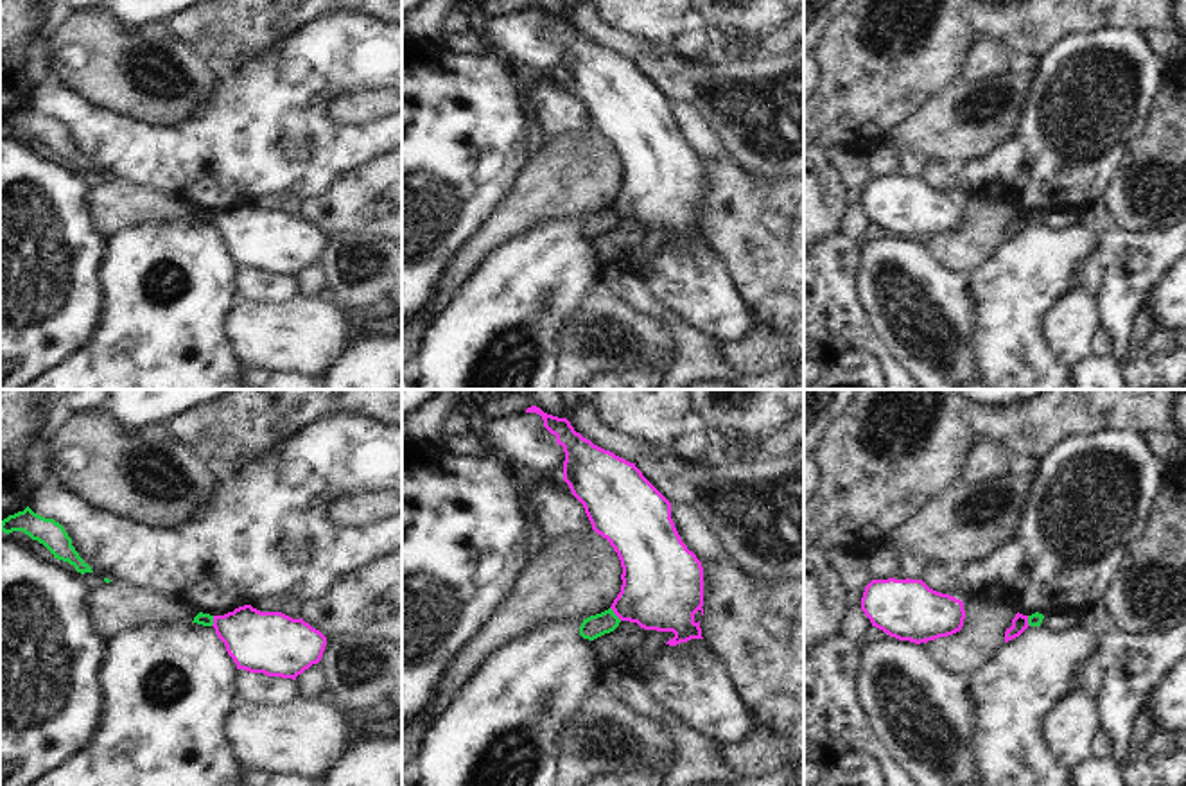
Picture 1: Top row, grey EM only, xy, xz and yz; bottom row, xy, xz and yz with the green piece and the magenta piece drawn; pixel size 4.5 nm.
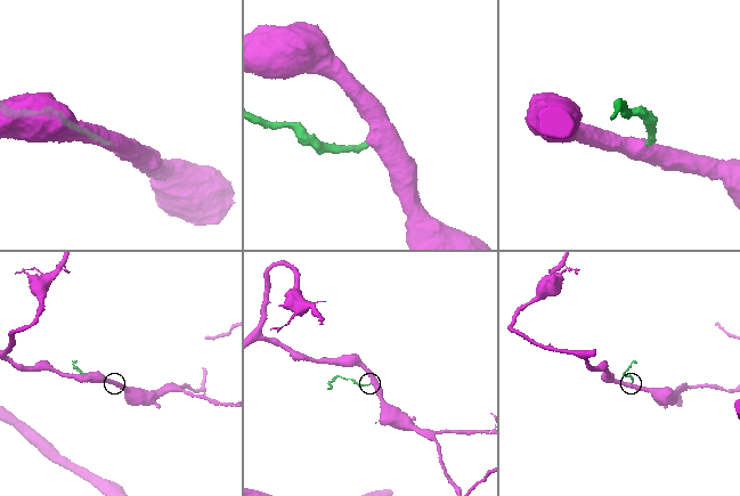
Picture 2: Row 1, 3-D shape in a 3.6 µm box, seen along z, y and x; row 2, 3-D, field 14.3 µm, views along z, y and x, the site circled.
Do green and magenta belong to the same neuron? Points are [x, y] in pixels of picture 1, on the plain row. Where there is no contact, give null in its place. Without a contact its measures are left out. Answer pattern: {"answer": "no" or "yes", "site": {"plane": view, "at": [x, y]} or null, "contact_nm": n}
{"answer": "no", "site": {"plane": "xz", "at": [614, 212]}, "contact_nm": 80}

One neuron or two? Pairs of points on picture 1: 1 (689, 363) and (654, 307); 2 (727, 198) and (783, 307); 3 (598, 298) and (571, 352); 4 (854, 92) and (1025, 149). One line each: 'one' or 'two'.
1: one
2: one
3: one
4: two

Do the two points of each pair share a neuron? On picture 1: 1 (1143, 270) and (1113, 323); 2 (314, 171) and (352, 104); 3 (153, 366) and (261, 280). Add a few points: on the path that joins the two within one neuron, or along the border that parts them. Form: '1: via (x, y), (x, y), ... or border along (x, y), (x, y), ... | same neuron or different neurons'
1: via (1131, 282), (1120, 293), (1116, 311) | same neuron
2: border along (325, 106), (340, 124), (365, 124), (383, 117) | different neurons
3: border along (237, 268), (234, 280), (235, 300) | different neurons

